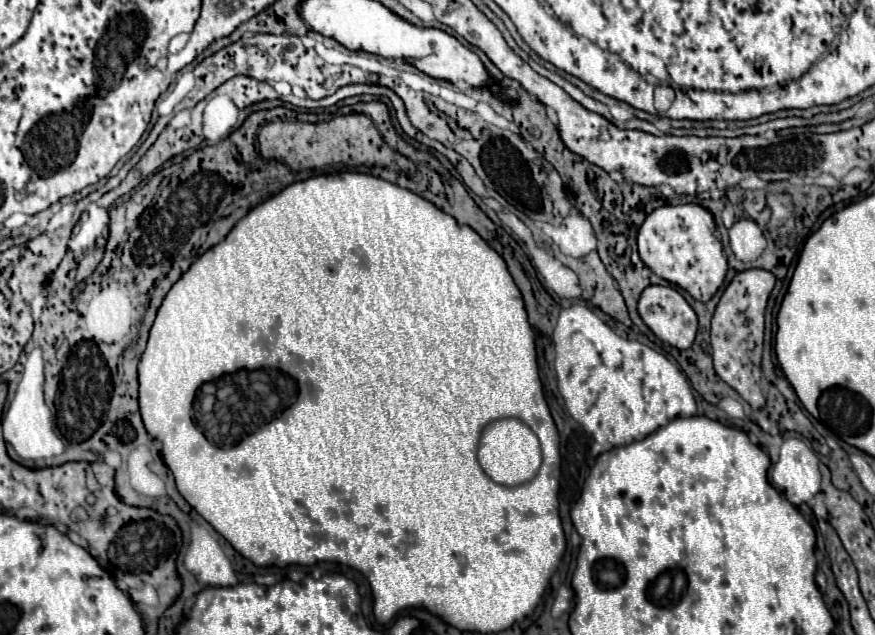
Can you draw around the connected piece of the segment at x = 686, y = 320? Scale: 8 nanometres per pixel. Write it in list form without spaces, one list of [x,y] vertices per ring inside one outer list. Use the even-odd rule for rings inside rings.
[[[651,285],[641,293],[639,299],[639,315],[643,323],[663,341],[669,343],[671,347],[677,349],[689,349],[695,341],[697,335],[697,315],[689,307],[689,303],[683,299],[681,293],[677,293],[673,287],[661,287],[661,285]]]

